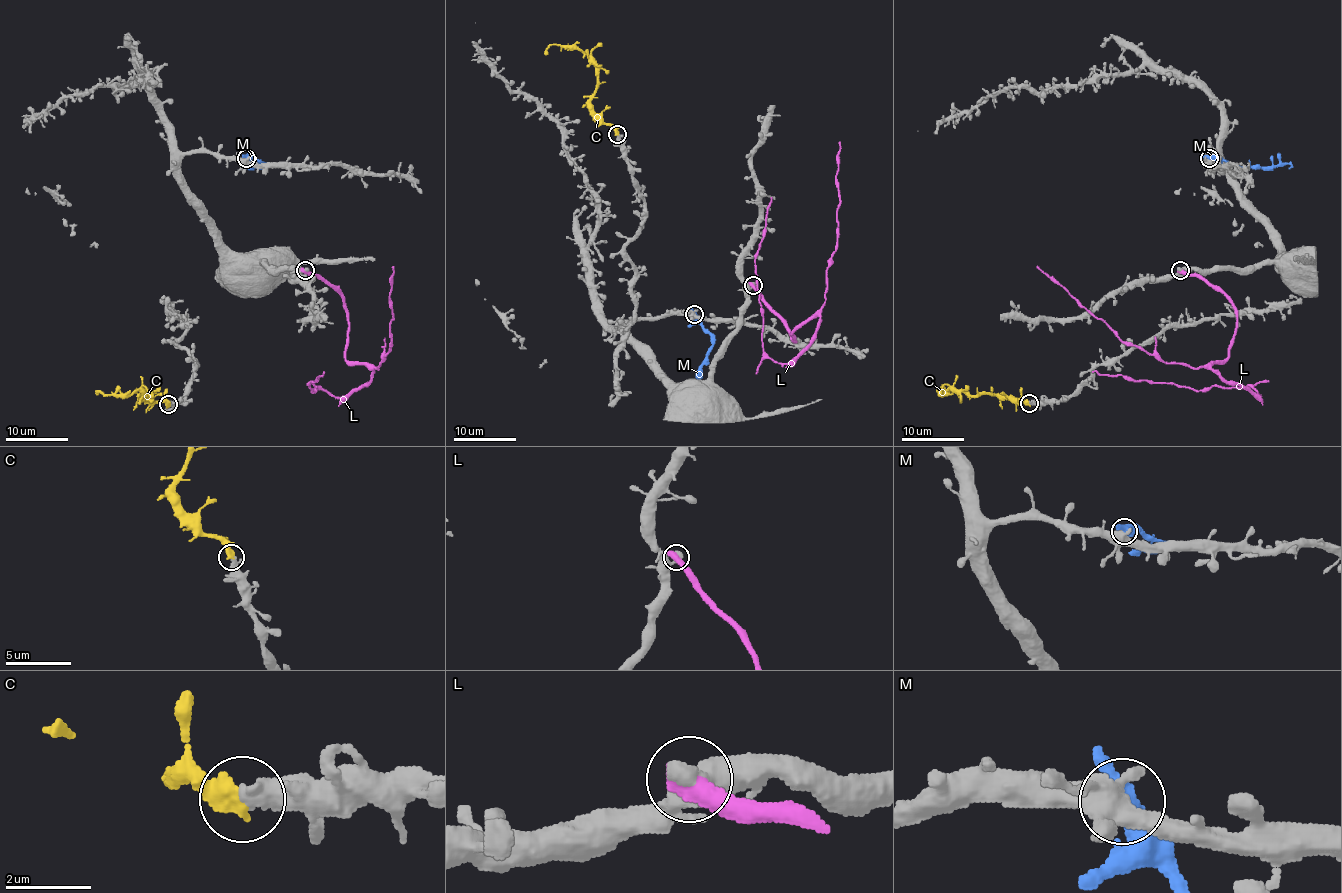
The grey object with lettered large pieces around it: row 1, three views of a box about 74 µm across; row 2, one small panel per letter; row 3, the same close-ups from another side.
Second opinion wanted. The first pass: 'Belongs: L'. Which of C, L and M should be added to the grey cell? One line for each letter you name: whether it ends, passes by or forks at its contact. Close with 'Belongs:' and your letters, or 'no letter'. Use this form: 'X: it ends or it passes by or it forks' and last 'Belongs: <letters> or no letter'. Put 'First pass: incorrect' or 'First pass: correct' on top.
First pass: incorrect
C: it ends
Belongs: C

